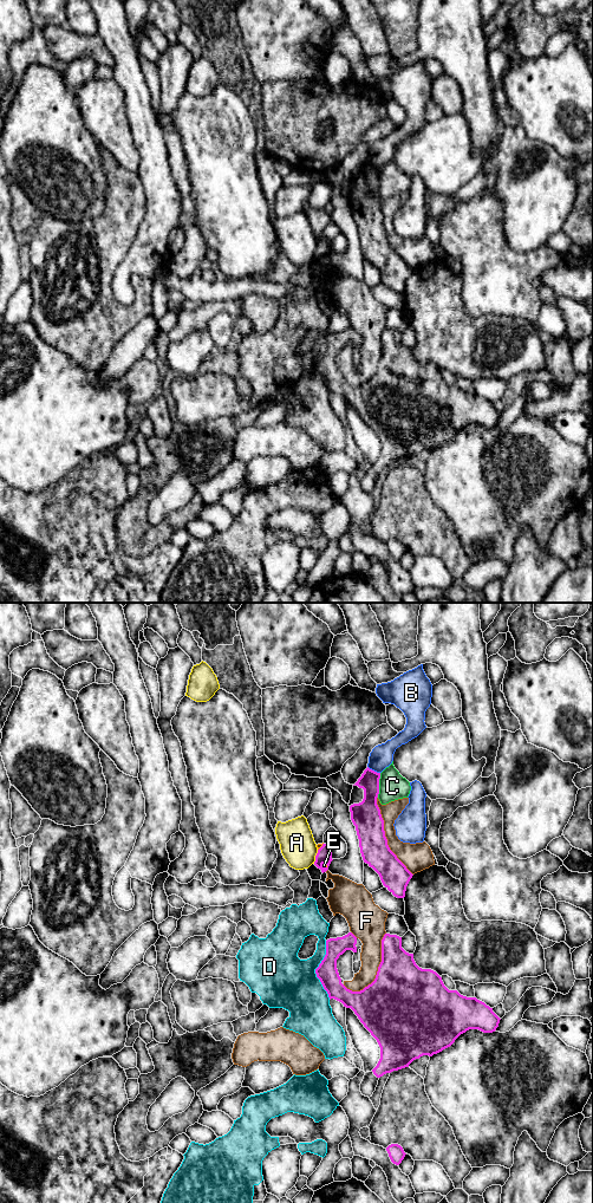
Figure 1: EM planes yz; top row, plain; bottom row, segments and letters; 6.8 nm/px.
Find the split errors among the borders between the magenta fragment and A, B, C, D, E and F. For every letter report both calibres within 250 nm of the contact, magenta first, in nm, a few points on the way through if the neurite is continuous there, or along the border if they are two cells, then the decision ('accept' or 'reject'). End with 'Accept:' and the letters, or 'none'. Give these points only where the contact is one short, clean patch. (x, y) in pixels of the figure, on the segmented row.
A: calibres 110 and 240 nm; reject
B: calibres 140 and 160 nm; reject
C: calibres 200 and 190 nm; reject
D: calibres 140 and 380 nm; reject
E: calibres 110 and 20 nm; border yz (321, 864), (327, 866); reject
F: calibres 460 and 160 nm; reject
Accept: none

